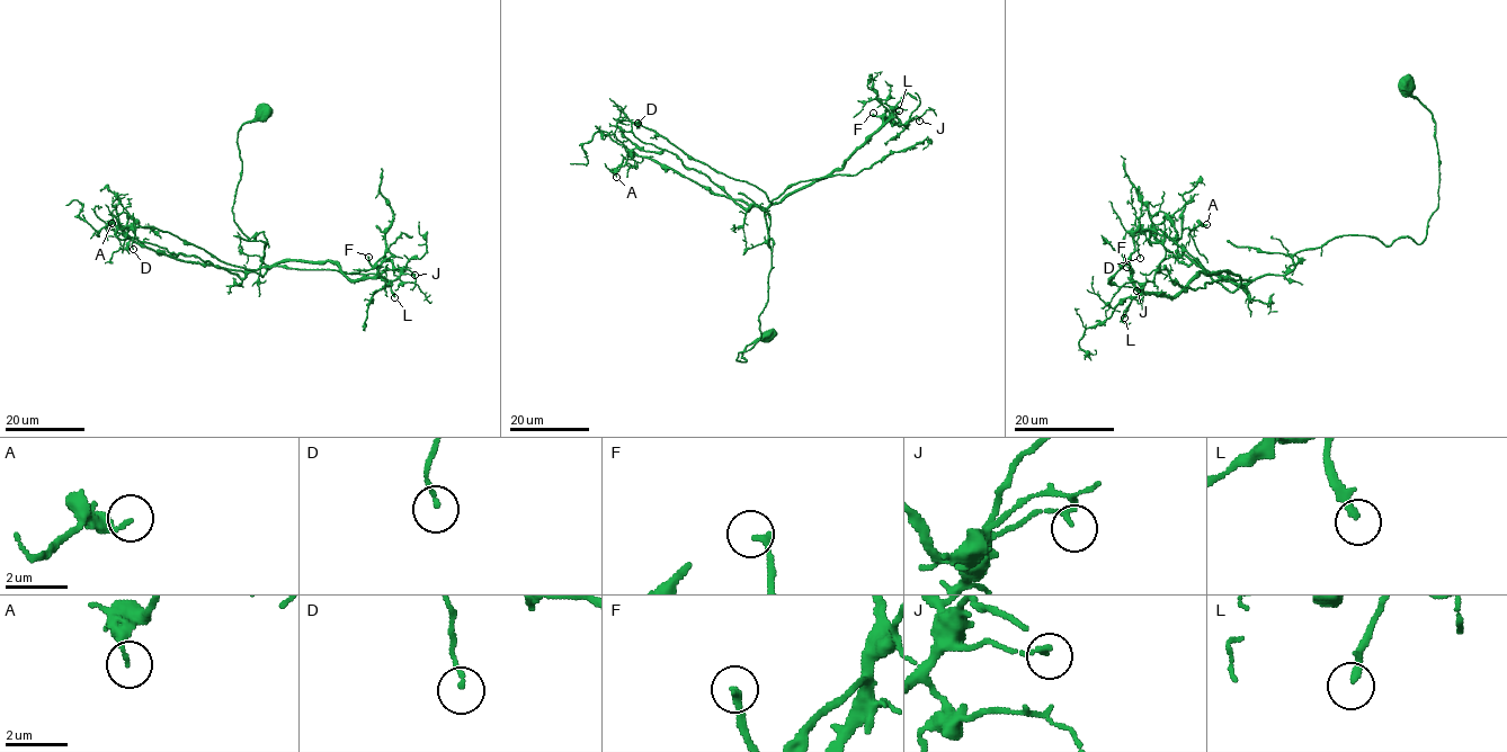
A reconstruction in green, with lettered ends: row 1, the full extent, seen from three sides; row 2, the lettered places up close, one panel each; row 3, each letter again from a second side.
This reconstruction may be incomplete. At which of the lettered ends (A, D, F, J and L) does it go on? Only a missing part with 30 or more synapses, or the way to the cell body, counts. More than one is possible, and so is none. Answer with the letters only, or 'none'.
F, L

